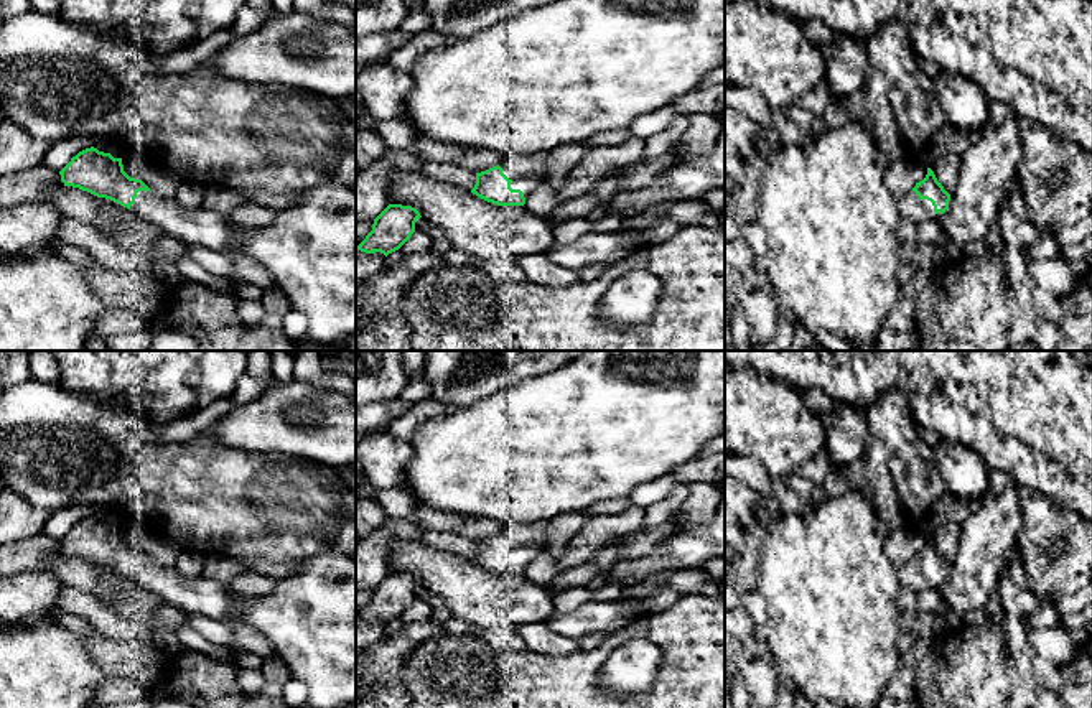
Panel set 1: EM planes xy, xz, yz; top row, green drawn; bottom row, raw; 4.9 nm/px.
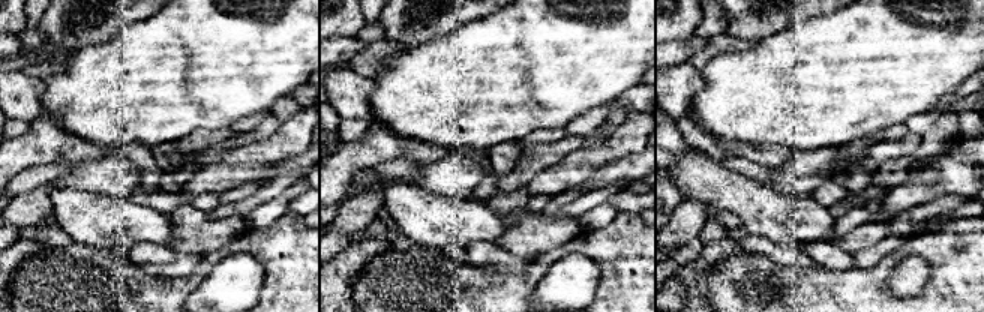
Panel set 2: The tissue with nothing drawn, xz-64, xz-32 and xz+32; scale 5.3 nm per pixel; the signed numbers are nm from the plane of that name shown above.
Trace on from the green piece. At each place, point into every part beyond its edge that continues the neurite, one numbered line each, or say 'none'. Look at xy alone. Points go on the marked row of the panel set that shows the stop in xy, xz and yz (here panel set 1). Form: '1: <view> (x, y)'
1: xy (310, 249)

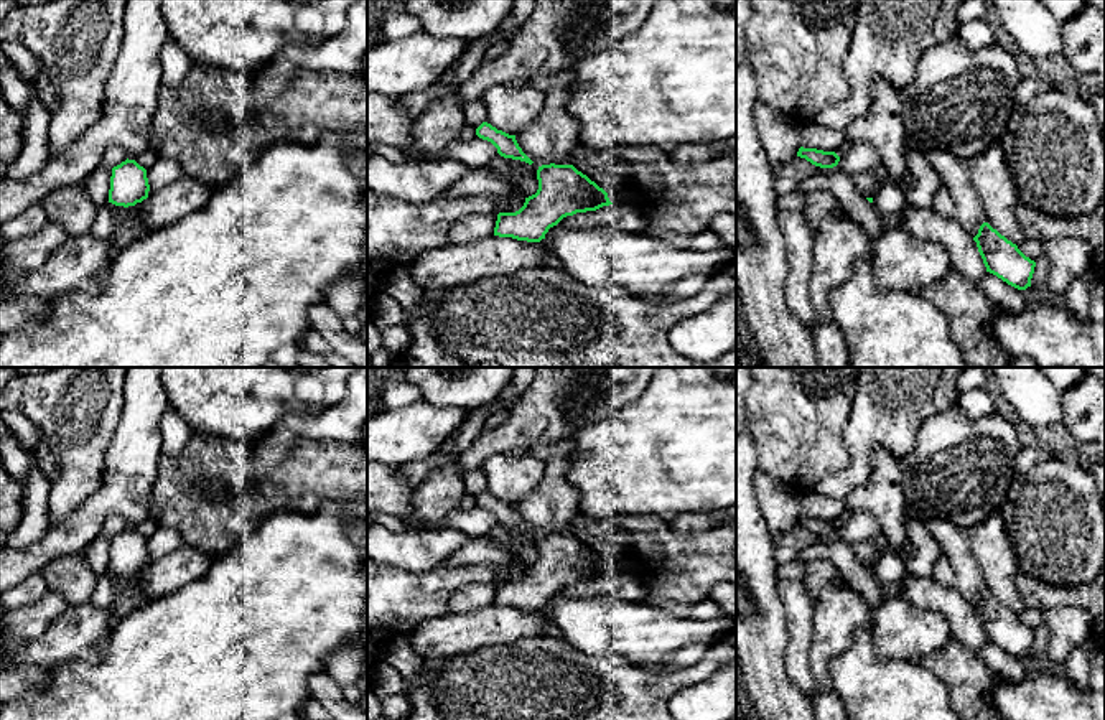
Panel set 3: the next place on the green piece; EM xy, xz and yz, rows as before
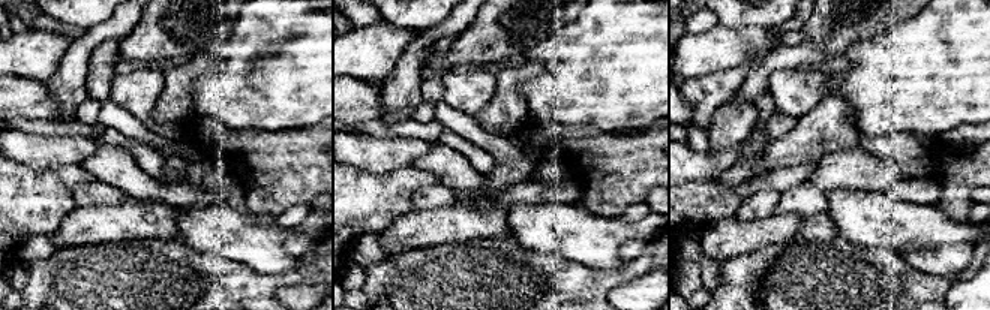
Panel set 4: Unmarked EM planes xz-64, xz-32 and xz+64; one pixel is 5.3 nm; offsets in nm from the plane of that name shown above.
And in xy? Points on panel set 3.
none

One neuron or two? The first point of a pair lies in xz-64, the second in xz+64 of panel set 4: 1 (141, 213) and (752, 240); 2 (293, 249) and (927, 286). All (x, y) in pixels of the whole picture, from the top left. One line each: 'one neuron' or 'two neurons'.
1: one neuron
2: two neurons

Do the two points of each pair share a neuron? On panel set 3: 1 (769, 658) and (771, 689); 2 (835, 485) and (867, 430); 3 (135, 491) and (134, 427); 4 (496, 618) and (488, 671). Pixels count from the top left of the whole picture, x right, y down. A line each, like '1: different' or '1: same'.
1: same
2: same
3: same
4: different

